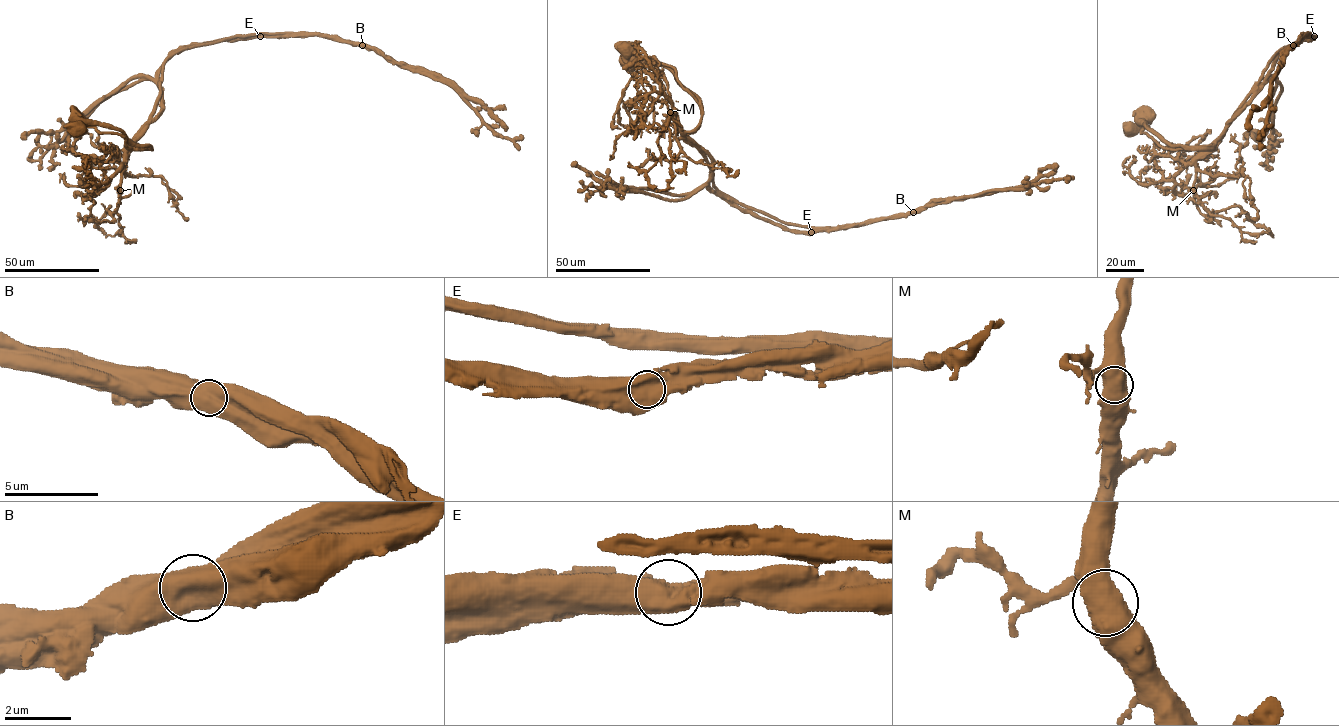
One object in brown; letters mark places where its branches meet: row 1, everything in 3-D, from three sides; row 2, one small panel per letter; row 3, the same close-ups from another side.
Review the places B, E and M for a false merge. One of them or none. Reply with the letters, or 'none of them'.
B

